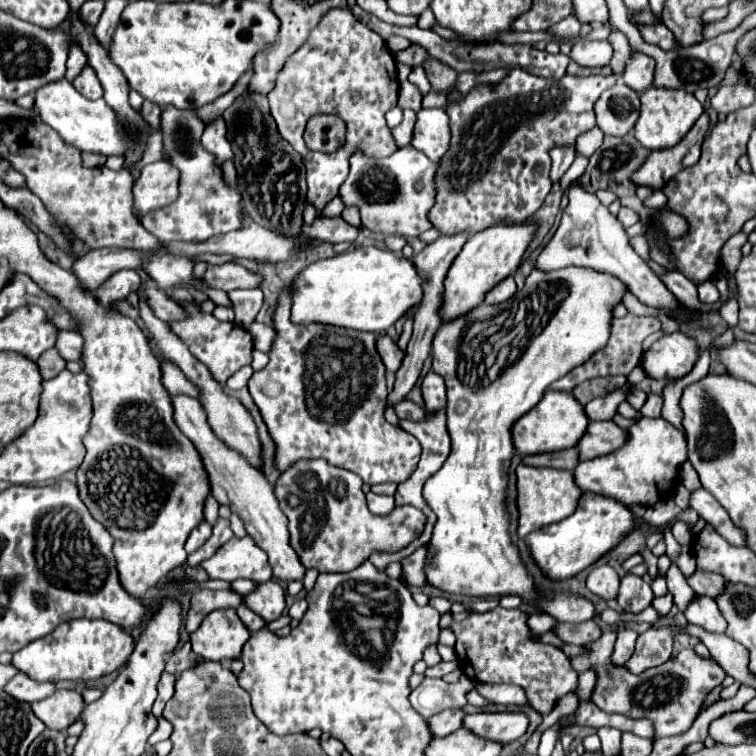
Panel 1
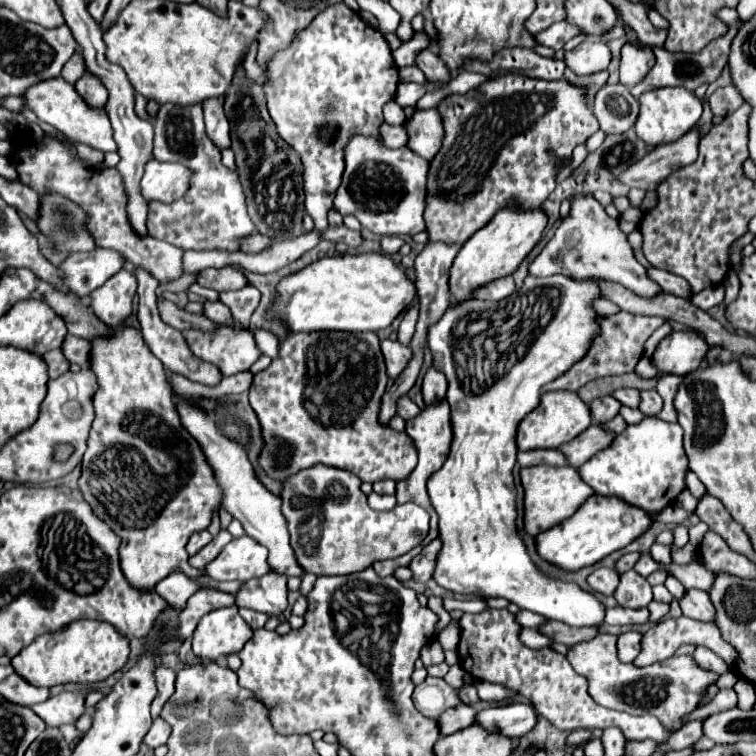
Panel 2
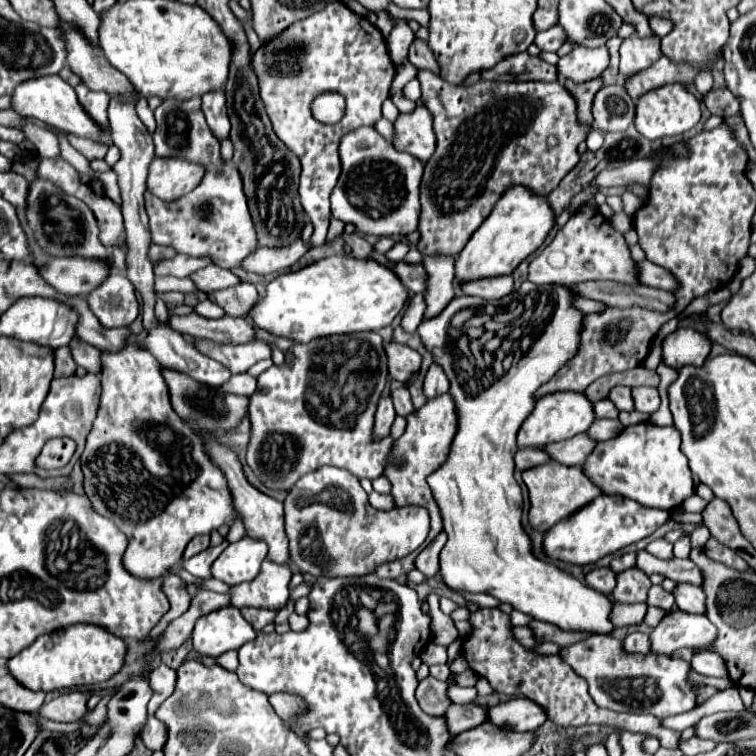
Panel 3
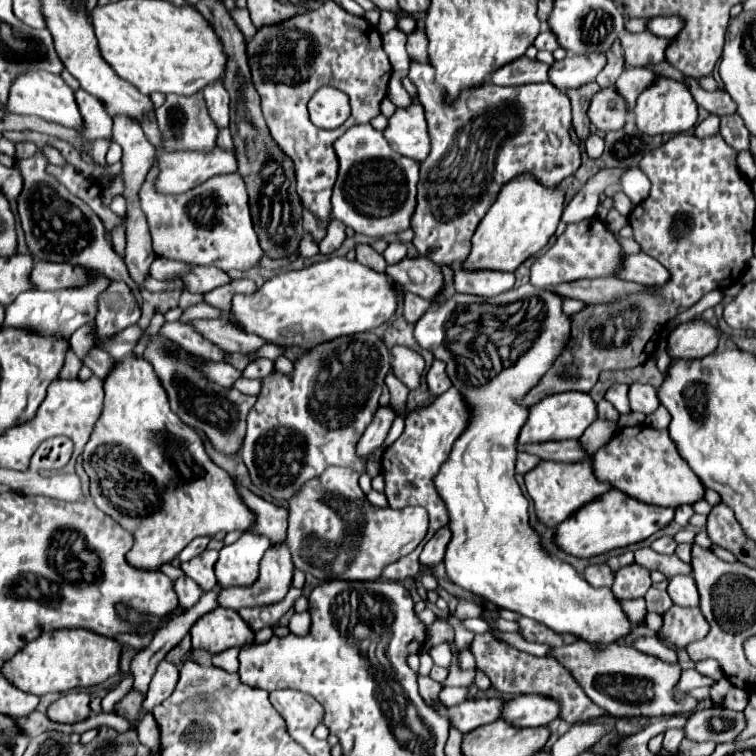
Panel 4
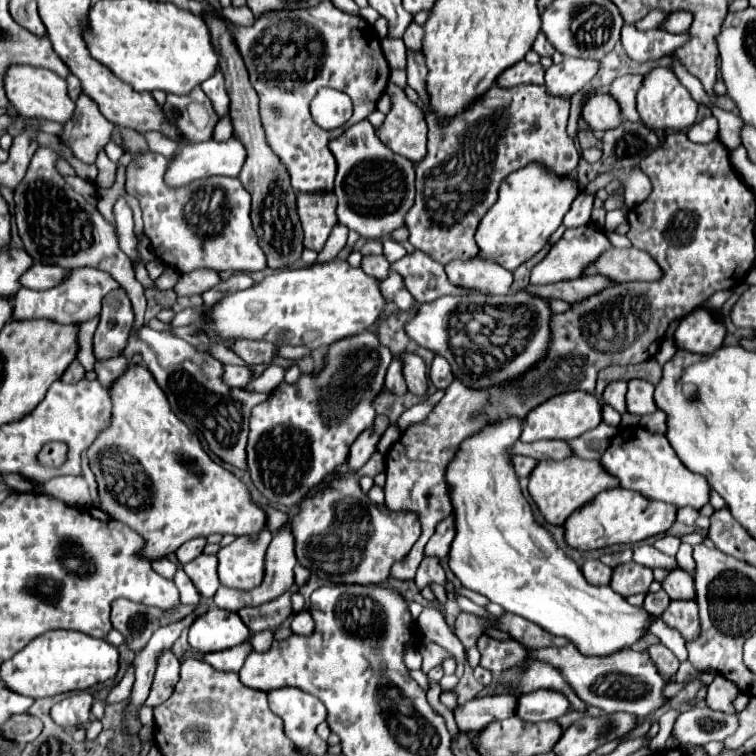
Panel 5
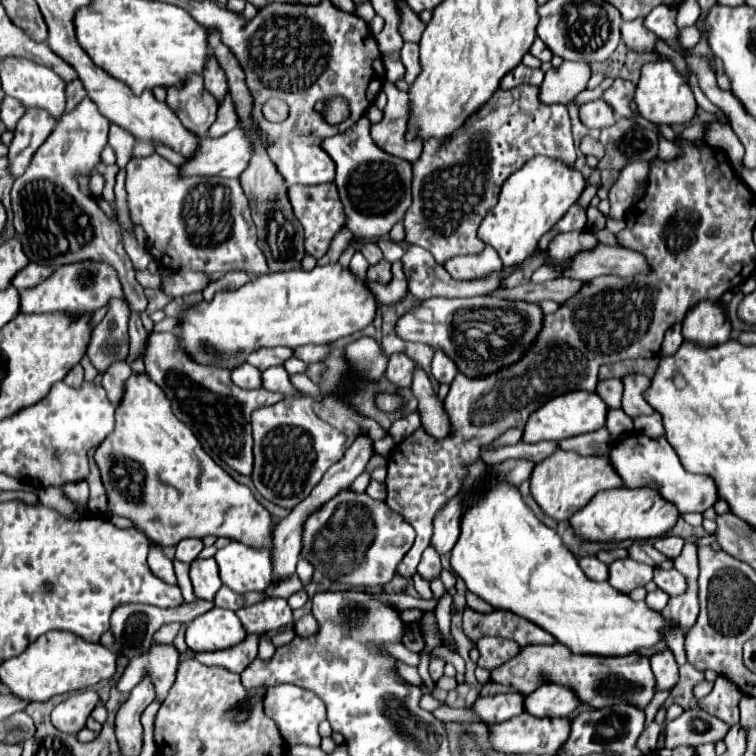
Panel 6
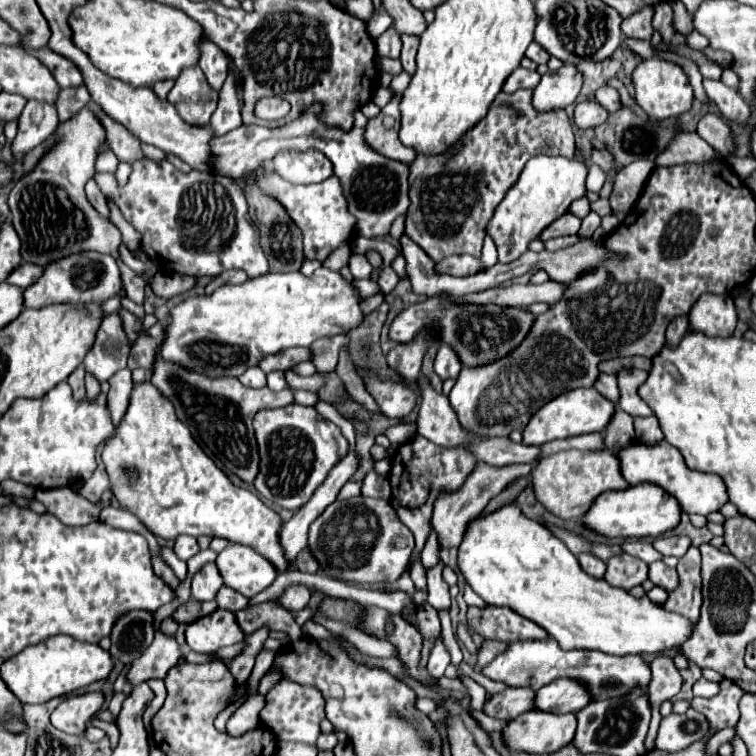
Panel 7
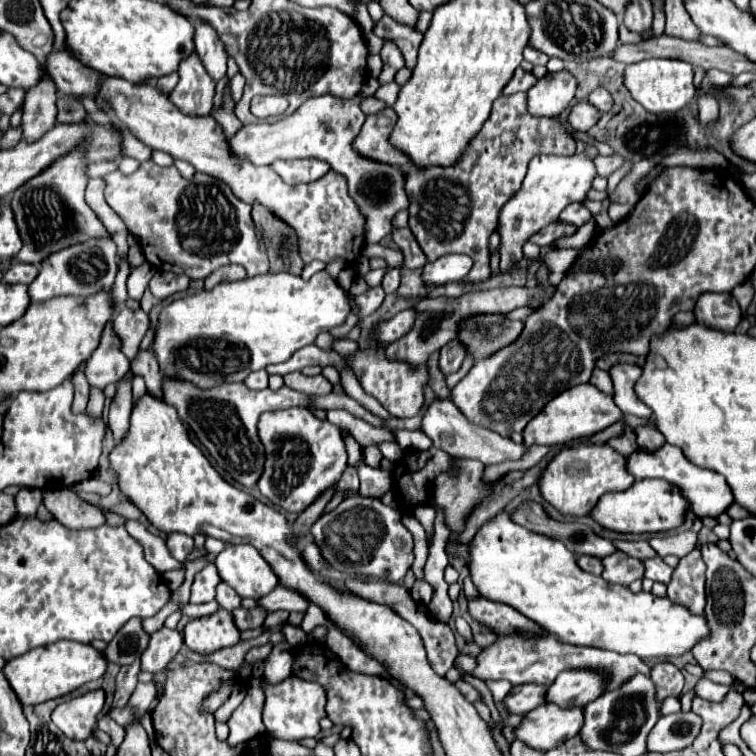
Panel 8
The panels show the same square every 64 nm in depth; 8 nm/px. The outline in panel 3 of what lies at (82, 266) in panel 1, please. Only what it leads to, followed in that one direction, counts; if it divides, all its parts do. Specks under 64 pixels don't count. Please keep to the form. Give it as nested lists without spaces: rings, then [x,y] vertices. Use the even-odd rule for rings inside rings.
[[[54,258],[40,268],[42,278],[52,284],[58,292],[70,296],[86,296],[98,288],[112,272],[110,262],[102,258]]]

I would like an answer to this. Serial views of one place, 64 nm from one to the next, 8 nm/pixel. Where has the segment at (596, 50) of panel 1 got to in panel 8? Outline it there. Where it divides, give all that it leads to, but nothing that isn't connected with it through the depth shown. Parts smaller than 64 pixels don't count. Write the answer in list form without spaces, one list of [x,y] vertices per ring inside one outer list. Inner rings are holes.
[[[556,72],[540,78],[536,86],[528,90],[528,110],[534,116],[558,116],[572,102],[578,88],[578,80],[568,72]]]

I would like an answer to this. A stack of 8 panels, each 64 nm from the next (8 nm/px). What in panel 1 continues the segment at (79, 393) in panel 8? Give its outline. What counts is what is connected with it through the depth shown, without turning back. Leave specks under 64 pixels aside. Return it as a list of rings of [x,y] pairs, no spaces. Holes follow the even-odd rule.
[[[54,348],[46,350],[46,352],[38,358],[36,364],[38,364],[38,370],[40,370],[42,380],[54,378],[58,372],[62,372],[62,370],[66,368],[66,362],[64,362],[62,356],[58,354],[58,350],[54,350]]]

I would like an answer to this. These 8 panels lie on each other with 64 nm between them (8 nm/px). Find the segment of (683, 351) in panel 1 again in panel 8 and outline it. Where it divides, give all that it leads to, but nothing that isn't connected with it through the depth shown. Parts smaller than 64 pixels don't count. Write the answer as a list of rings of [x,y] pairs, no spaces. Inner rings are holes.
[[[702,294],[698,298],[694,316],[698,324],[720,332],[734,332],[740,322],[740,306],[732,294]]]

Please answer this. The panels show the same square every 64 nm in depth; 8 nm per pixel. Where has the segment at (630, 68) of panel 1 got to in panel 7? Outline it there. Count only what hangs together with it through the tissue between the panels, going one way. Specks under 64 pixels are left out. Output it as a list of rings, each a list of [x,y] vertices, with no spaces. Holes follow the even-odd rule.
[[[652,8],[642,10],[642,14],[634,14],[634,18],[624,18],[622,20],[622,32],[626,38],[636,38],[636,40],[650,40],[652,38]],[[692,30],[690,34],[686,34],[686,44],[688,44],[690,48],[696,48],[696,50],[704,50],[704,48],[708,46],[706,38],[704,38],[698,30]]]

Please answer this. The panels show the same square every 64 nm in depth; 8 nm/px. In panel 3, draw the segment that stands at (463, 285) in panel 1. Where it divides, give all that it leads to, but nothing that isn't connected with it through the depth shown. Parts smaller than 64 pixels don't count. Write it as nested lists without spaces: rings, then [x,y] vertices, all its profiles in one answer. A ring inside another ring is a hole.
[[[524,186],[510,188],[494,206],[490,218],[486,218],[486,222],[472,234],[464,250],[458,254],[454,268],[456,286],[472,280],[512,274],[526,256],[530,256],[534,250],[540,248],[552,226],[554,226],[554,212],[544,196],[536,196]]]

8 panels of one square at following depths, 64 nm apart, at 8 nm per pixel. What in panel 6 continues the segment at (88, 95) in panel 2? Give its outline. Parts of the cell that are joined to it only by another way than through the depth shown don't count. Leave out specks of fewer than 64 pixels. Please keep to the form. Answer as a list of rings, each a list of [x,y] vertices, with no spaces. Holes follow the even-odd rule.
[[[84,98],[74,110],[64,114],[46,142],[38,148],[32,158],[32,164],[24,172],[22,178],[14,182],[12,188],[12,208],[14,208],[14,228],[22,242],[26,256],[32,262],[42,262],[44,266],[64,266],[84,260],[98,260],[110,264],[118,272],[118,280],[122,282],[124,296],[130,304],[130,354],[128,362],[142,354],[142,348],[148,338],[148,330],[144,330],[140,312],[146,310],[144,288],[136,280],[134,266],[124,252],[120,226],[110,220],[98,204],[84,196],[78,190],[78,182],[74,174],[84,174],[96,168],[100,160],[100,152],[108,142],[110,122],[98,112],[96,104],[90,98]]]

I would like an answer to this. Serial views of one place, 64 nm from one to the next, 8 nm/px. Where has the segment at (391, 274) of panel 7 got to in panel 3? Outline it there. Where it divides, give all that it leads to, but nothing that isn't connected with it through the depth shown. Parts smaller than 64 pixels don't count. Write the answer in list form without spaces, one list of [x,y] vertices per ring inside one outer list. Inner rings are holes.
[[[342,232],[340,234],[340,238],[346,242],[346,244],[350,244],[350,248],[354,250],[354,254],[356,254],[356,258],[370,258],[370,250],[372,250],[372,246],[360,236],[360,234],[346,234],[346,232]]]

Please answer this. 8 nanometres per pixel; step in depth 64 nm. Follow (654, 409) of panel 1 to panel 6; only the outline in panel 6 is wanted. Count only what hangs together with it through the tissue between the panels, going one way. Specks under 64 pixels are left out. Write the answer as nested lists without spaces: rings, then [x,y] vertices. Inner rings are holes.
[[[630,374],[630,378],[624,378],[624,398],[622,398],[622,408],[630,418],[642,416],[642,414],[652,414],[654,408],[648,406],[644,392],[650,386],[650,378],[644,374]]]

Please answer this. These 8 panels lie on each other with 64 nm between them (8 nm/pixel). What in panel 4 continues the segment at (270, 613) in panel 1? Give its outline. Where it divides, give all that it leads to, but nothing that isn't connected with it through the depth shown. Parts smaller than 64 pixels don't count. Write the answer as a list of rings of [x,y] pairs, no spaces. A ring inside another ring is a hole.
[[[286,544],[270,546],[260,564],[260,576],[250,586],[230,586],[220,590],[220,604],[224,608],[246,608],[246,606],[270,606],[280,602],[292,584],[292,562]]]

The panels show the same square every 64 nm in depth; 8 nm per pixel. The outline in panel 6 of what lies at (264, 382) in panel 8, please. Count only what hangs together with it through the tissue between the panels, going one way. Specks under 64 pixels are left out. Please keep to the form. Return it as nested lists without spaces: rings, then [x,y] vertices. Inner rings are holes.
[[[240,364],[236,368],[232,368],[230,378],[236,386],[240,388],[258,388],[260,386],[260,370],[250,366],[250,364]]]

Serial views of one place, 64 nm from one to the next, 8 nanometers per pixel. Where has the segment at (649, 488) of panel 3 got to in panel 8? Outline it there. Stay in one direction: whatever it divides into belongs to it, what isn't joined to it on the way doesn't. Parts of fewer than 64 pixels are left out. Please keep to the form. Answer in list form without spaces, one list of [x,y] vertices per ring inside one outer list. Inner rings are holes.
[[[664,444],[662,448],[658,448],[654,452],[636,450],[630,456],[626,456],[626,468],[634,476],[634,480],[662,478],[662,480],[670,482],[672,486],[676,486],[680,490],[682,498],[688,500],[690,512],[694,512],[700,518],[704,518],[704,516],[718,516],[734,502],[734,498],[730,494],[730,486],[726,486],[726,480],[718,472],[702,470],[702,468],[686,462],[686,456],[682,454],[682,450],[678,450],[678,446]]]

